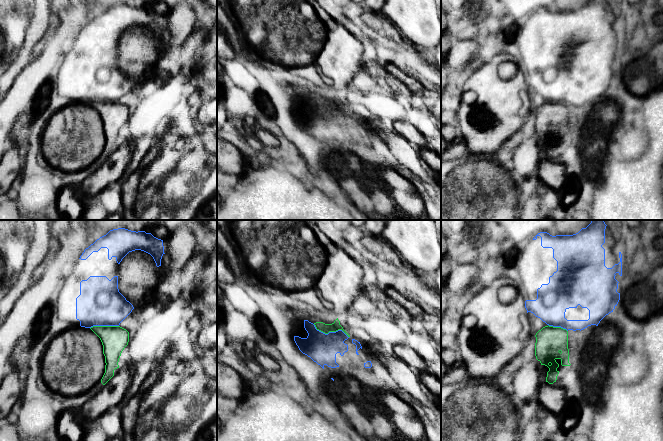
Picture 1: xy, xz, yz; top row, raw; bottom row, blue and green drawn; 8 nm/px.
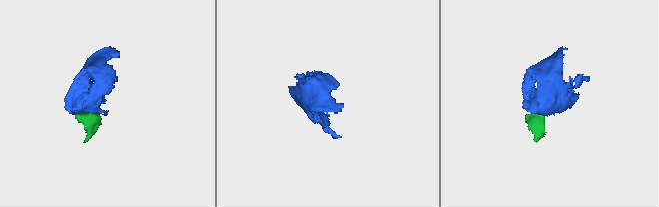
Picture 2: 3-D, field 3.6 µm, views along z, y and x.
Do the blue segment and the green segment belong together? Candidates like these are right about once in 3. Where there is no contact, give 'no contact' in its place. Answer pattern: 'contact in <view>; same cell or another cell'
contact in xz; another cell

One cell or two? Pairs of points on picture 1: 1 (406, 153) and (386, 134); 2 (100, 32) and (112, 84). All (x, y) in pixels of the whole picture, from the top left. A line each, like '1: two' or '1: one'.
1: one
2: one

